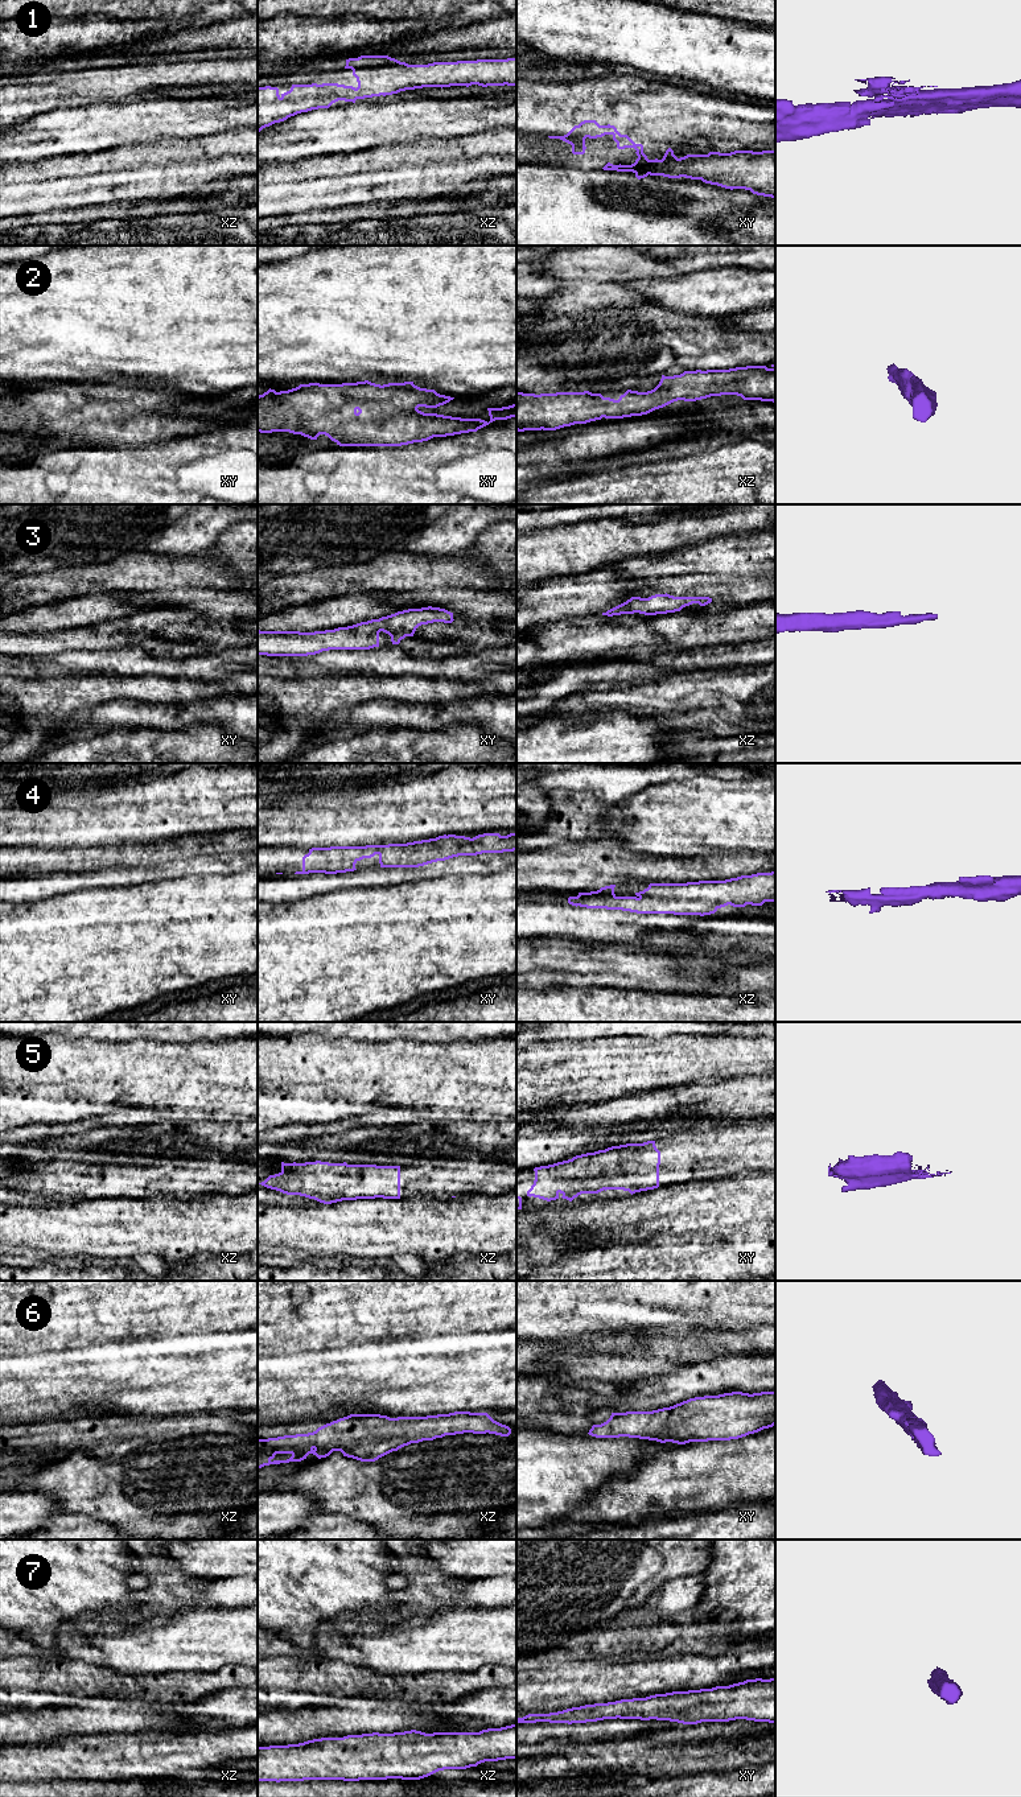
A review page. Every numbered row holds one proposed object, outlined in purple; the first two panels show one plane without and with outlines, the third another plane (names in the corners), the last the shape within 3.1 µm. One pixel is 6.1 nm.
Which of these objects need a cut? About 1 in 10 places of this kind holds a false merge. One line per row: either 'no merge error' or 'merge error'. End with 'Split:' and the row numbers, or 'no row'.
1: merge error
2: no merge error
3: no merge error
4: no merge error
5: no merge error
6: no merge error
7: no merge error
Split: 1

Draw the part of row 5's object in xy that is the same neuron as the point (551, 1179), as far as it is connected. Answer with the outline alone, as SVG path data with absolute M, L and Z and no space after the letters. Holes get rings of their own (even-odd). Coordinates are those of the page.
M655 1141L643 1143L626 1143L605 1150L576 1155L572 1159L548 1166L535 1167L535 1180L527 1196L547 1202L563 1199L572 1202L581 1194L598 1194L606 1190L623 1190L631 1195L659 1187L660 1151Z

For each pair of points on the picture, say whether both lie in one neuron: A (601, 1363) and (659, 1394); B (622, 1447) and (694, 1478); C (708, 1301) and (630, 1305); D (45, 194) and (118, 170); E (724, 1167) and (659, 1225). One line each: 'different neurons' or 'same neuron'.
A: different neurons
B: different neurons
C: same neuron
D: same neuron
E: different neurons

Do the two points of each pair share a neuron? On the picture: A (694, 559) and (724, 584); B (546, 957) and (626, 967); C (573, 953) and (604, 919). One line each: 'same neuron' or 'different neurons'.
A: different neurons
B: same neuron
C: different neurons

